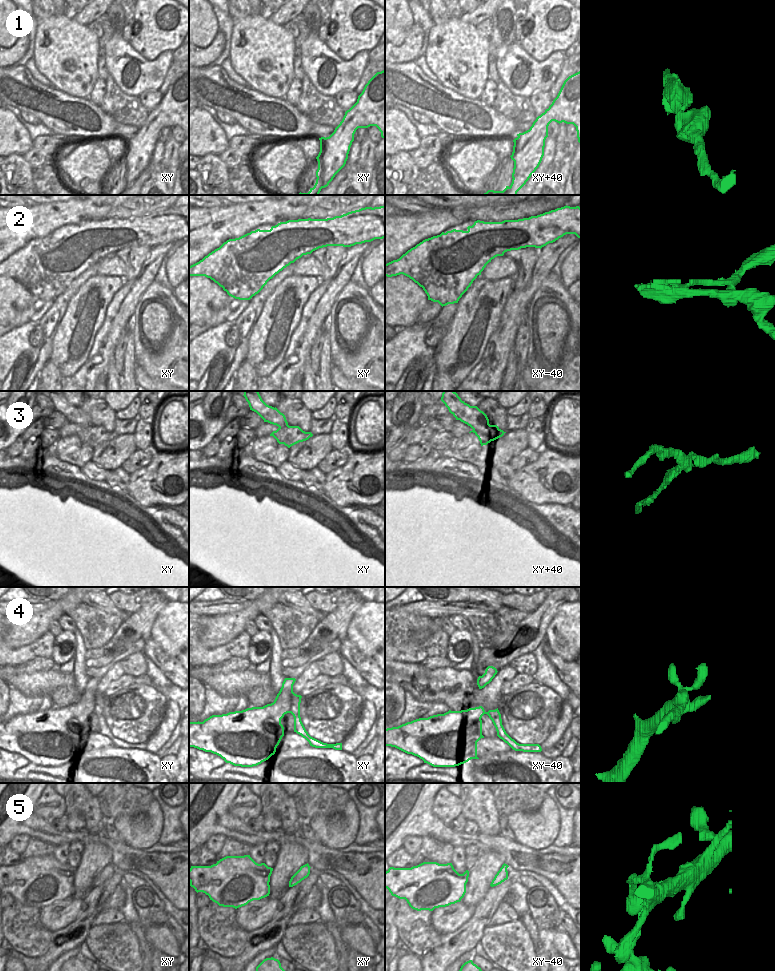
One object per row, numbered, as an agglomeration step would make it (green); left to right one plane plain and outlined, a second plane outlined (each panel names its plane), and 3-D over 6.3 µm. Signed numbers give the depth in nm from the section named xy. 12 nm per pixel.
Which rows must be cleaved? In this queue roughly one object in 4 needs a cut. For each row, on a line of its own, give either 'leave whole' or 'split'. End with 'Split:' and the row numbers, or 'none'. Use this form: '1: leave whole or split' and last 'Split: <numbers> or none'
1: leave whole
2: split
3: split
4: leave whole
5: leave whole
Split: 2, 3

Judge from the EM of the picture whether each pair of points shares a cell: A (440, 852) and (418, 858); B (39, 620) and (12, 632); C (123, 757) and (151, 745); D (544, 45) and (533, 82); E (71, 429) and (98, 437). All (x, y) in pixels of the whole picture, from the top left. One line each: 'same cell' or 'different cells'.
A: same cell
B: same cell
C: different cells
D: different cells
E: same cell

